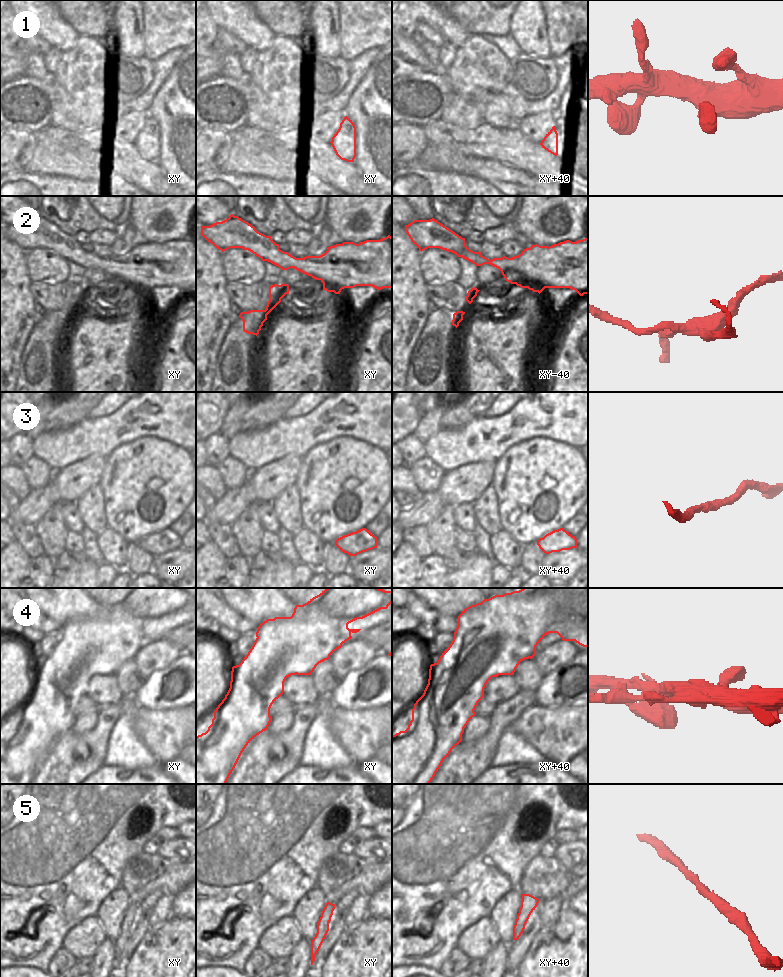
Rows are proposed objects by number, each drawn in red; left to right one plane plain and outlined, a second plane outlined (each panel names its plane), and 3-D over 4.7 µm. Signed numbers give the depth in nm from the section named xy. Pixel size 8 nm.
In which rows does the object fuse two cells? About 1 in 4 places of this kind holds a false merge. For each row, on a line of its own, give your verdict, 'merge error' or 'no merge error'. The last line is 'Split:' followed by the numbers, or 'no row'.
1: no merge error
2: merge error
3: merge error
4: merge error
5: no merge error
Split: 2, 3, 4

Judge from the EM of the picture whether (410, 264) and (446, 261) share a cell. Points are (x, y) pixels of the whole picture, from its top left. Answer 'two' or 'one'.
two

